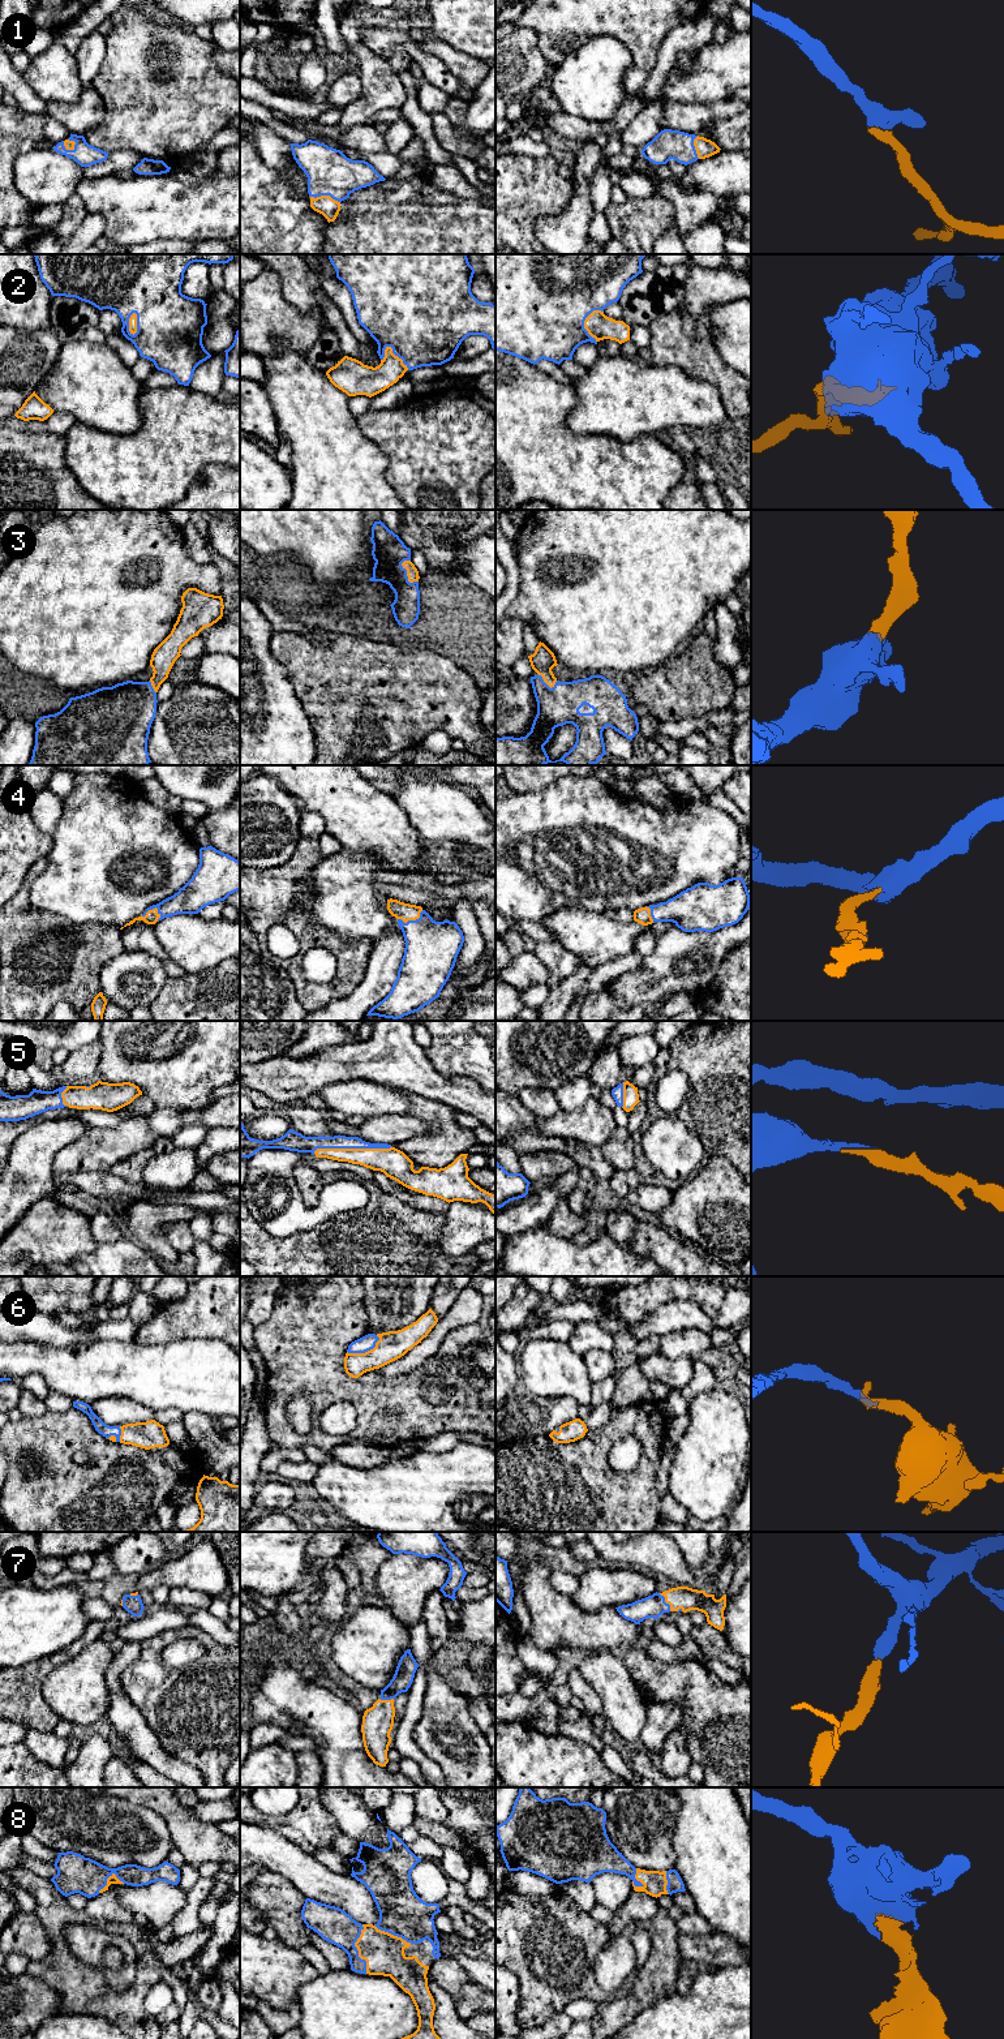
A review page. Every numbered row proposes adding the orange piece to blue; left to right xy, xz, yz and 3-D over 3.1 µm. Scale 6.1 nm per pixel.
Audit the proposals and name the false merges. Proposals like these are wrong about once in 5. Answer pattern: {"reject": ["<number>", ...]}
{"reject": []}

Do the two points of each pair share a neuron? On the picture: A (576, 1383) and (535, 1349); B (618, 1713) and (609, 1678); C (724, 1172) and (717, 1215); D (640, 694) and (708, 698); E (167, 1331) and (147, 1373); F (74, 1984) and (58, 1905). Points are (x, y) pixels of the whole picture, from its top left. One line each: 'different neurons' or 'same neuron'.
A: same neuron
B: same neuron
C: same neuron
D: same neuron
E: different neurons
F: same neuron

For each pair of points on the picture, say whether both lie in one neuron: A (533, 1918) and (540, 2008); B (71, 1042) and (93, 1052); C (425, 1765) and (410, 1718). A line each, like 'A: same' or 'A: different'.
A: same
B: different
C: same

